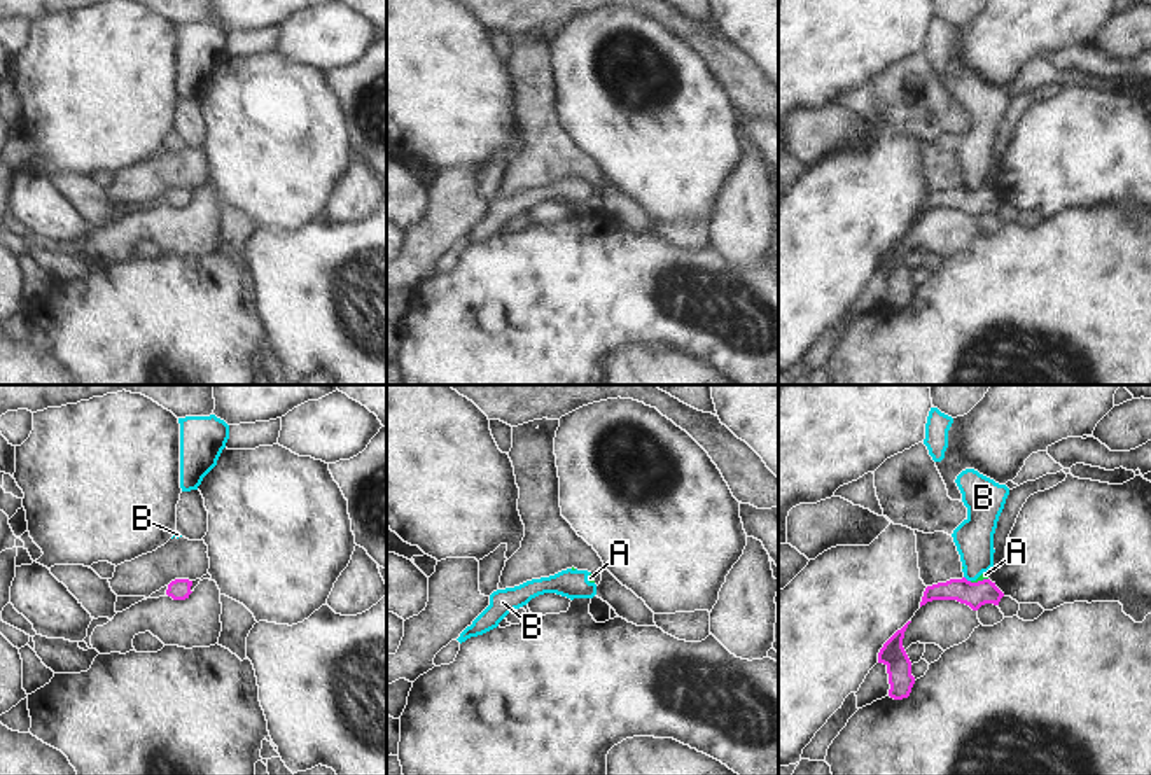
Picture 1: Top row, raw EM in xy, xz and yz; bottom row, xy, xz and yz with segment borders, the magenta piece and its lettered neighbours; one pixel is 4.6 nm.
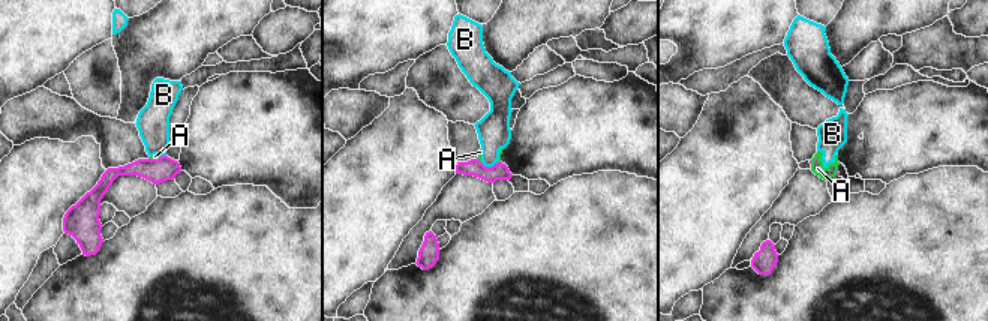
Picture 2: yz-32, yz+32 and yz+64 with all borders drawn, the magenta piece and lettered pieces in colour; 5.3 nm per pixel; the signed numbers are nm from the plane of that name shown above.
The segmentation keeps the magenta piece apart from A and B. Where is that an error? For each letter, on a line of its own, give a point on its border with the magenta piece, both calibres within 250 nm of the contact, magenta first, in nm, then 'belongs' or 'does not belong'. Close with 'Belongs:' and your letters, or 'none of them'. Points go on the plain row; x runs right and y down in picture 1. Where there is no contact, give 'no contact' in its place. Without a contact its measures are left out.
A: yz (978, 189) | 120/30 nm | does not belong
B: yz (966, 188) | 120/180 nm | does not belong
Belongs: none of them

